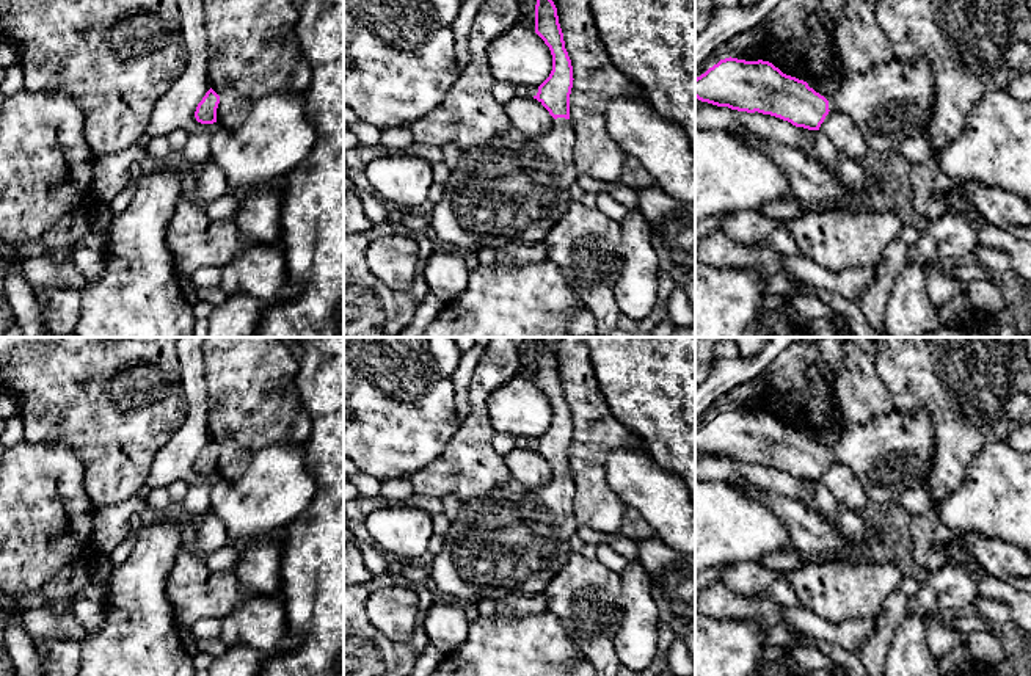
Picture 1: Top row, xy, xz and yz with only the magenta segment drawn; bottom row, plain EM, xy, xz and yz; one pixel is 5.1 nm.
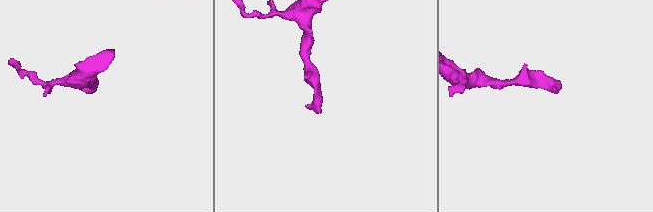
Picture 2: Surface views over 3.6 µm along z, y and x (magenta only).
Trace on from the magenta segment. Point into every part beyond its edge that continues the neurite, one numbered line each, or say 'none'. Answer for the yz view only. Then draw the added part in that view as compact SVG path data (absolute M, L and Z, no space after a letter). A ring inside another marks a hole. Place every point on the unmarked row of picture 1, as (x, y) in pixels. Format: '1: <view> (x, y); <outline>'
1: yz (888, 454); M920 408L913 414L893 409L843 428L840 441L829 450L829 461L849 467L869 502L896 503L904 489L924 486L934 467L934 441L934 419L929 409Z

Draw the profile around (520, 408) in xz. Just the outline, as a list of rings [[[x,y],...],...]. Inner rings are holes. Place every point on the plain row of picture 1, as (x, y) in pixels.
[[[523,373],[515,375],[508,383],[496,389],[486,400],[490,422],[496,433],[513,436],[518,442],[540,438],[552,422],[552,406],[545,392]]]

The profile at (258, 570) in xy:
[[[281,532],[260,536],[242,547],[234,568],[243,596],[267,594],[279,598],[281,590]]]

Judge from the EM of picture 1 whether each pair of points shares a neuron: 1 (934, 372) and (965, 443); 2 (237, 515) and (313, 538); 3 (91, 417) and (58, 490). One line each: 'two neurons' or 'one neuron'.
1: one neuron
2: two neurons
3: two neurons

